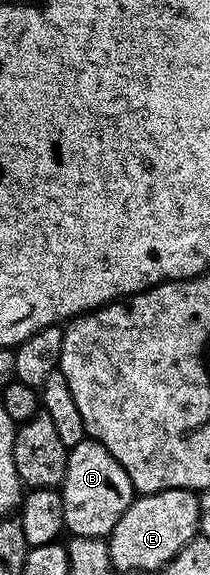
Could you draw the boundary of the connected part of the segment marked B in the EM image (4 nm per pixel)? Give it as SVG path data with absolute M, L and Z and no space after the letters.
M89 439L69 446L68 467L60 486L64 503L64 523L75 537L109 538L110 532L120 523L120 515L134 502L135 491L128 471L116 463L112 451L99 441Z

